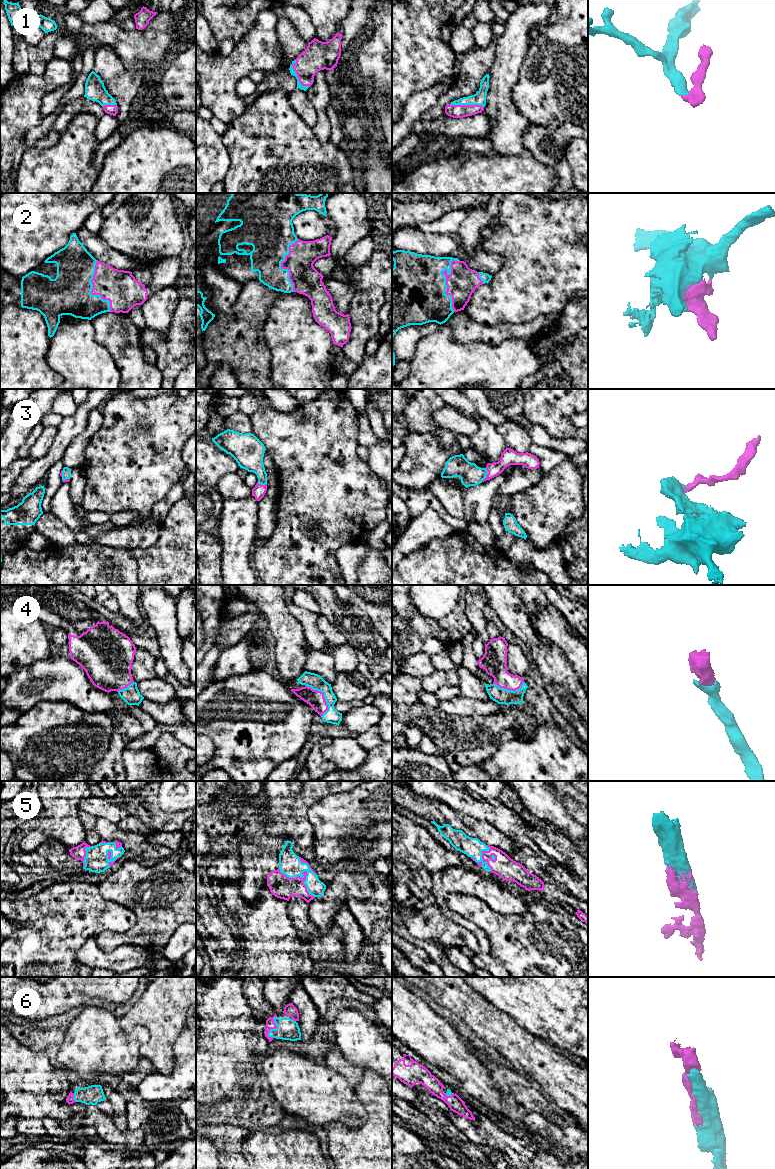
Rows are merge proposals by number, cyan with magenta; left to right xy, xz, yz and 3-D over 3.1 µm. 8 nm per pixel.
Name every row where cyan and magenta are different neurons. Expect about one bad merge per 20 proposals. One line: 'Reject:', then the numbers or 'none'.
Reject: none

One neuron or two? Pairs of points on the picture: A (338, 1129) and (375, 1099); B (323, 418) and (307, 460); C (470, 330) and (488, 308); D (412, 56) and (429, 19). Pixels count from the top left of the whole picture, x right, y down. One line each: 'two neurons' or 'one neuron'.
A: one neuron
B: one neuron
C: two neurons
D: one neuron

